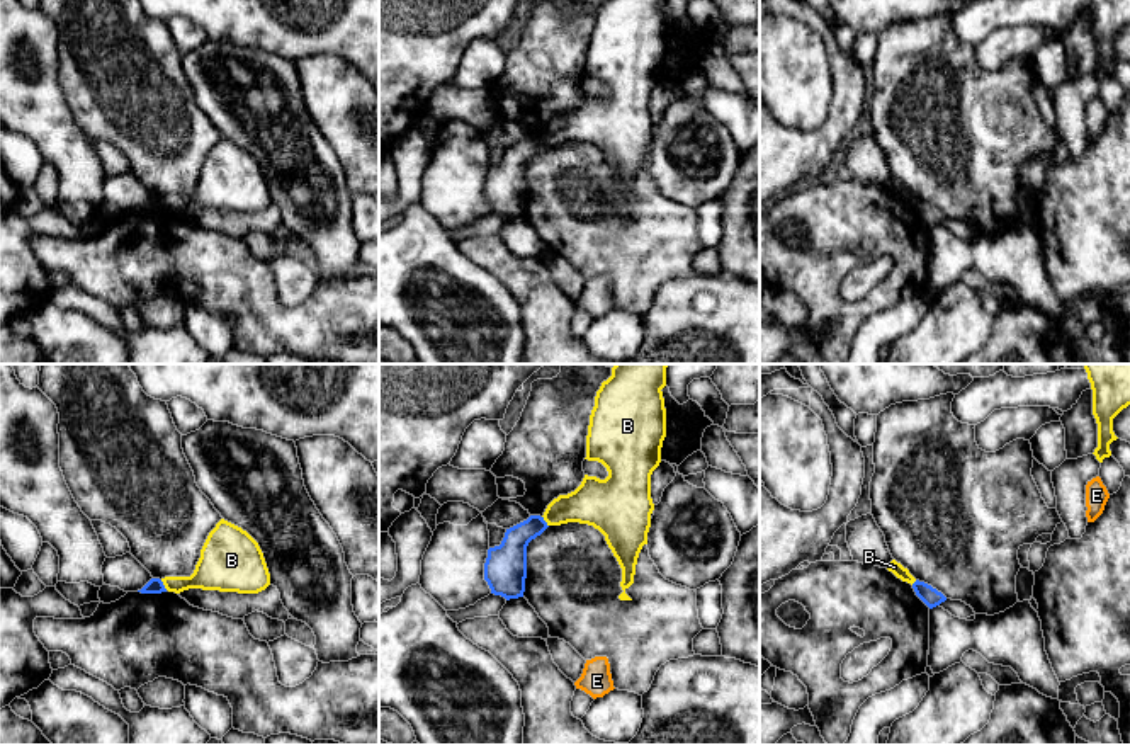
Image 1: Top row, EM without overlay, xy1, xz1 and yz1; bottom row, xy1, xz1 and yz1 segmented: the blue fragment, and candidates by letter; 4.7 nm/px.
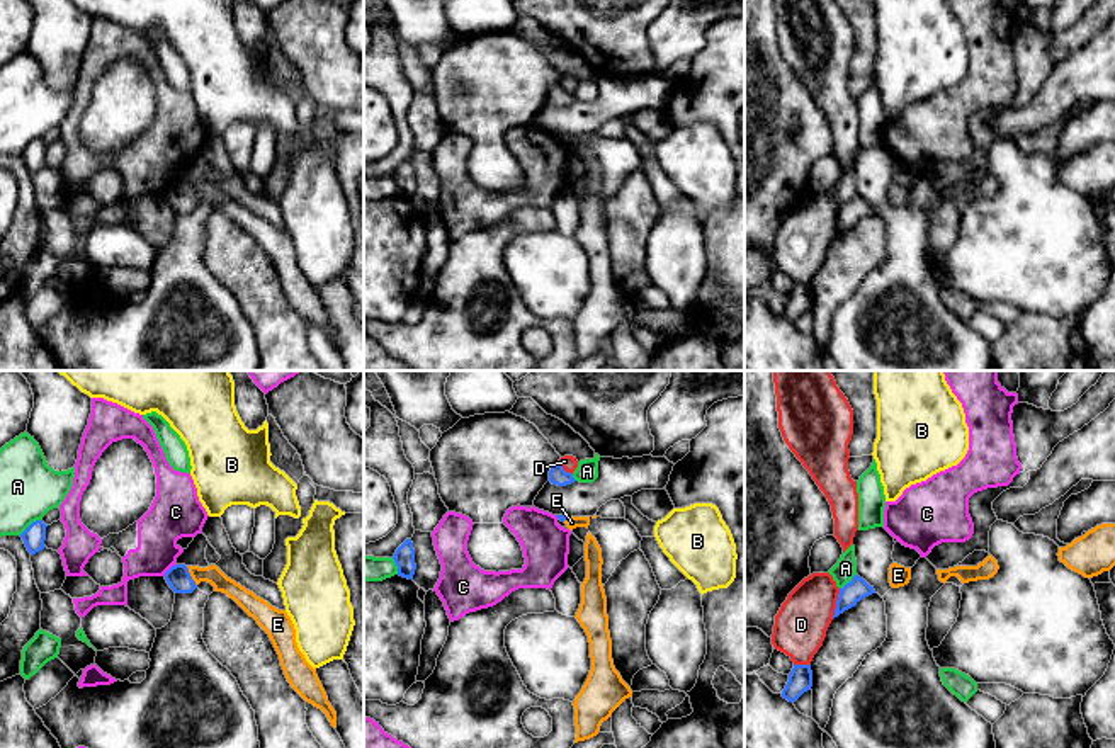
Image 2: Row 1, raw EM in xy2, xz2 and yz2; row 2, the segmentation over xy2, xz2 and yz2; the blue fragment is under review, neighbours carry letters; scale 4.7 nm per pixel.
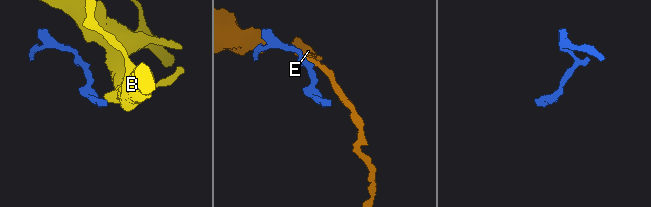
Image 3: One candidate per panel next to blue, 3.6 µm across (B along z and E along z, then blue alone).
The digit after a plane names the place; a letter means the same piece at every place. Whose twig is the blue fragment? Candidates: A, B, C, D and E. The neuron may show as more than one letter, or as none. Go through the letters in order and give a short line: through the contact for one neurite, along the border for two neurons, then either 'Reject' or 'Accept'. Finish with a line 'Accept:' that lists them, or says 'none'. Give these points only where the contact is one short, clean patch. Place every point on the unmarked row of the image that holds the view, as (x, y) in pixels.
A: Reject
B: Line: xy1 (160, 199), (167, 208). Reject
C: Line: xy2 (175, 184), (164, 194). Reject
D: Reject
E: Line: xy2 (179, 198), (191, 196), (213, 194). Accept
Accept: E

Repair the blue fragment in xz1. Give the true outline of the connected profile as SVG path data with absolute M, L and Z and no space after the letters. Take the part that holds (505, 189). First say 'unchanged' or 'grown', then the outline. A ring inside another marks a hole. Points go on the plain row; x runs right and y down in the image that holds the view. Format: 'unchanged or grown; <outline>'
unchanged; M530 134L527 139L506 148L500 165L488 168L484 182L484 199L491 213L506 219L523 216L527 197L527 165L532 158L547 148L540 134Z

